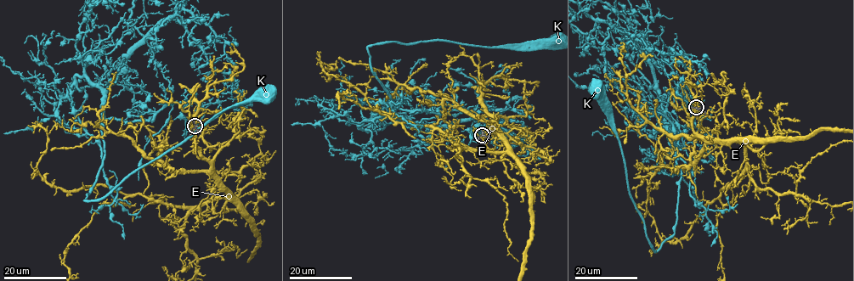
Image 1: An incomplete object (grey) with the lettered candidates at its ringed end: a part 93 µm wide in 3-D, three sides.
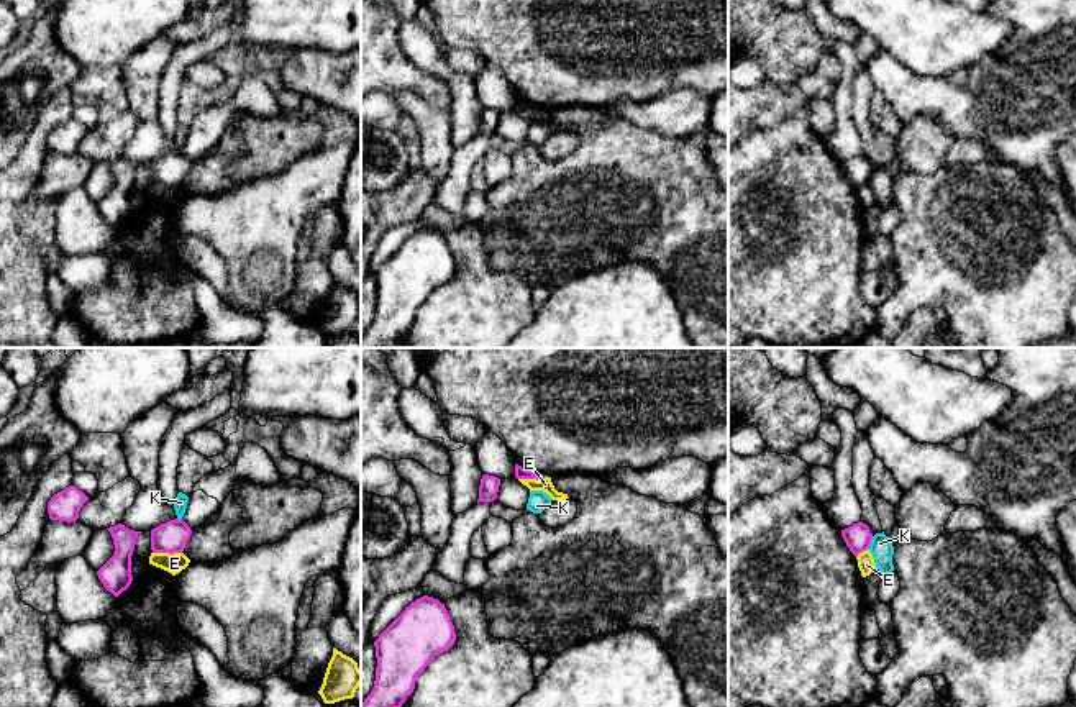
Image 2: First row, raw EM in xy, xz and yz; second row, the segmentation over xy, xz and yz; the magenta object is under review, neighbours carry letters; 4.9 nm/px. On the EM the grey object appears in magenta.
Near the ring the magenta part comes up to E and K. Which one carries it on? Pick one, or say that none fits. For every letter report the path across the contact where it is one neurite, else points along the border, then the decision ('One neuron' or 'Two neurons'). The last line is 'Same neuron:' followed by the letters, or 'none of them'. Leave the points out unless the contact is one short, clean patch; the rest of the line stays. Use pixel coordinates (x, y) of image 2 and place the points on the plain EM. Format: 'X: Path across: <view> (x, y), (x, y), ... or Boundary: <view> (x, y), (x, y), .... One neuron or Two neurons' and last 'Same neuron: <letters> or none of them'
E: Boundary: xy (153, 184), (181, 186). Two neurons
K: Boundary: yz (873, 169), (866, 181). Two neurons
Same neuron: none of them

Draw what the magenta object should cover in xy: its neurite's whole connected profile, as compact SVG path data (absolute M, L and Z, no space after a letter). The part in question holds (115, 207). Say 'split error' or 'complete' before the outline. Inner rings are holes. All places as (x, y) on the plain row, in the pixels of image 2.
complete | M118 156L107 161L113 171L113 189L97 203L97 208L103 220L118 230L126 223L133 213L131 208L131 189L134 184L136 171L141 164L134 164Z

